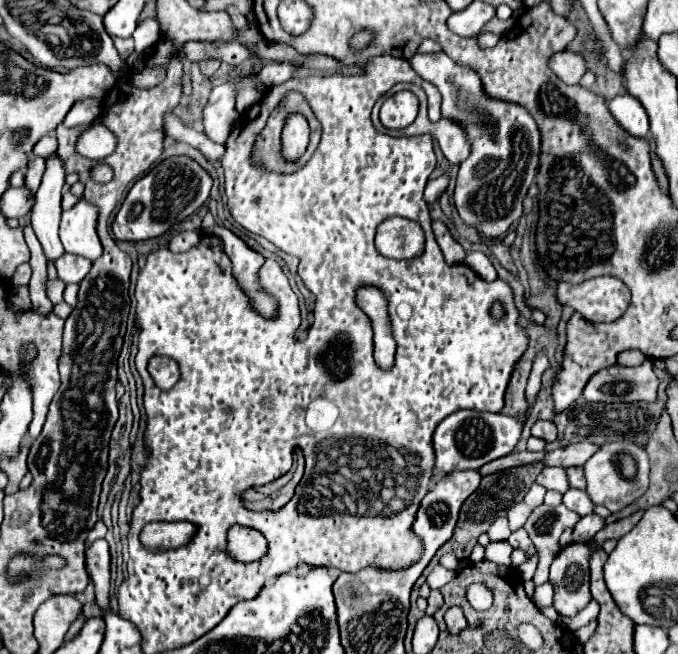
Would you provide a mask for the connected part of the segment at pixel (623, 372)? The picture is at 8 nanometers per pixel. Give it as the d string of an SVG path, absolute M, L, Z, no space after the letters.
M646 360L636 368L614 364L596 372L584 388L584 398L590 402L654 402L656 390L654 362Z

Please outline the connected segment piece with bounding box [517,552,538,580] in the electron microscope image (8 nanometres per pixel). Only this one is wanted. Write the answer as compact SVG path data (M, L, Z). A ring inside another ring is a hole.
M537 552L529 560L522 563L517 569L523 580L531 580L534 576L538 564Z

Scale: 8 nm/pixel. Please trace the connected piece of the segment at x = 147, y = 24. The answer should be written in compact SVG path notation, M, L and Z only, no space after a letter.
M146 19L138 24L132 35L134 39L135 51L143 54L147 48L153 46L160 38L159 24L155 19Z

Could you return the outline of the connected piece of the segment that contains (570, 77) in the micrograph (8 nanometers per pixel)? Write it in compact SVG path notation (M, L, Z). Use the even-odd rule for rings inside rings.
M562 50L562 52L554 54L550 58L548 66L566 84L578 84L580 78L584 76L584 72L586 72L586 60L584 60L584 56L576 54L576 52L568 52L568 50Z

